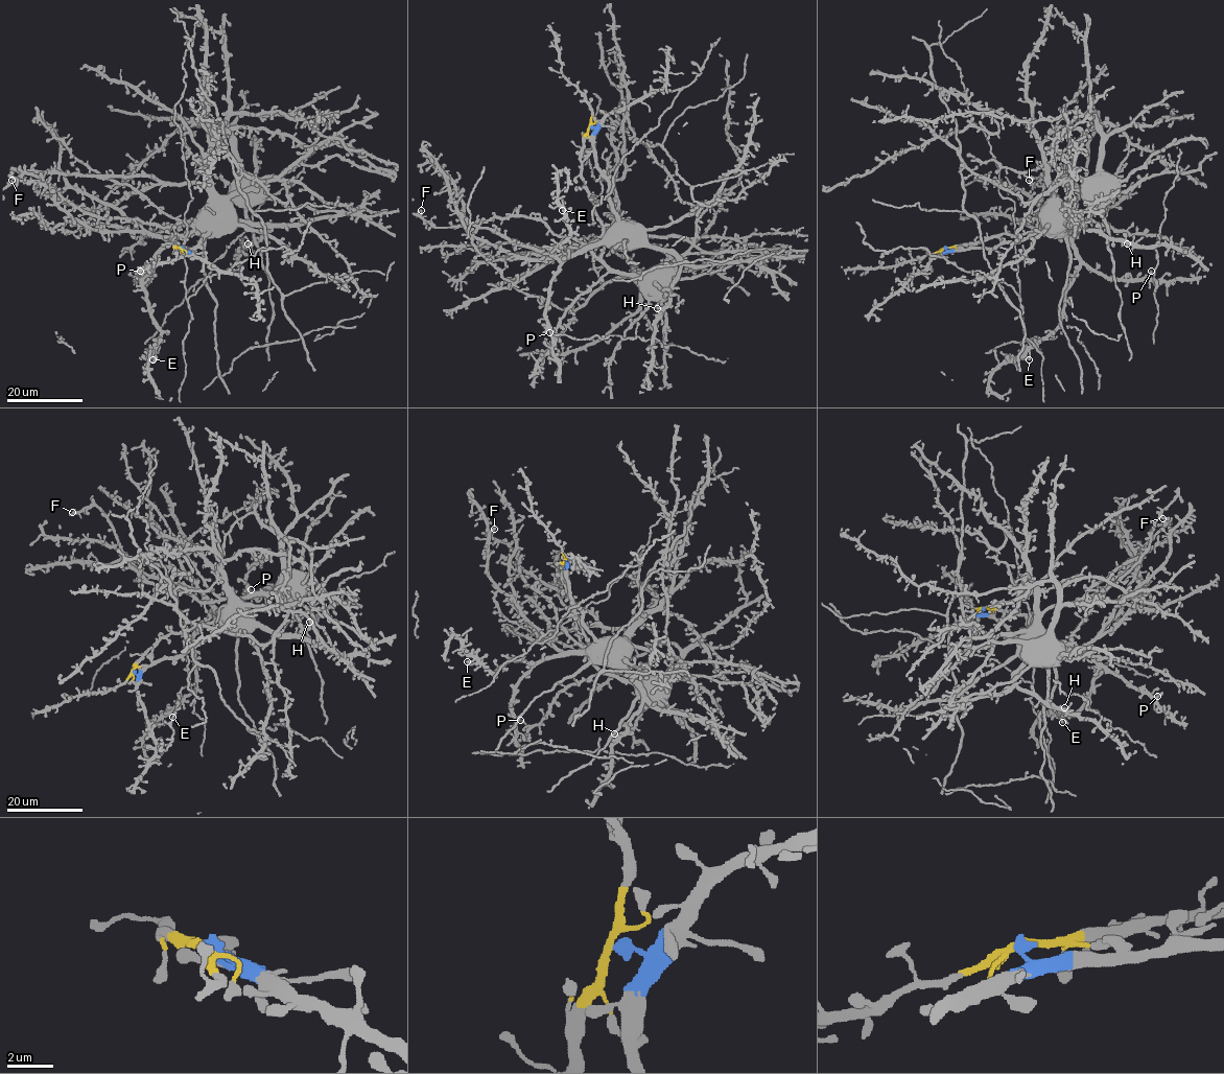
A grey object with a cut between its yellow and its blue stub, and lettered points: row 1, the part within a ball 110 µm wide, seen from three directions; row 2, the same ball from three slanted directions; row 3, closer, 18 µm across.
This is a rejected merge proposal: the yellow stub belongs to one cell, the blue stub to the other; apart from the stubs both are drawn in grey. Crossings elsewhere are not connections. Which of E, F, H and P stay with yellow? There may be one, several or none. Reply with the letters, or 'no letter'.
F

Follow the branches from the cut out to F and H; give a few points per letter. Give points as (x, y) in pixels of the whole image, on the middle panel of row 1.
F: (590, 126), (581, 179), (602, 226), (598, 257), (541, 220), (507, 216), (441, 228), (420, 209)
H: (590, 126), (594, 129), (595, 167), (608, 182), (616, 219), (679, 262), (669, 301), (656, 308)

